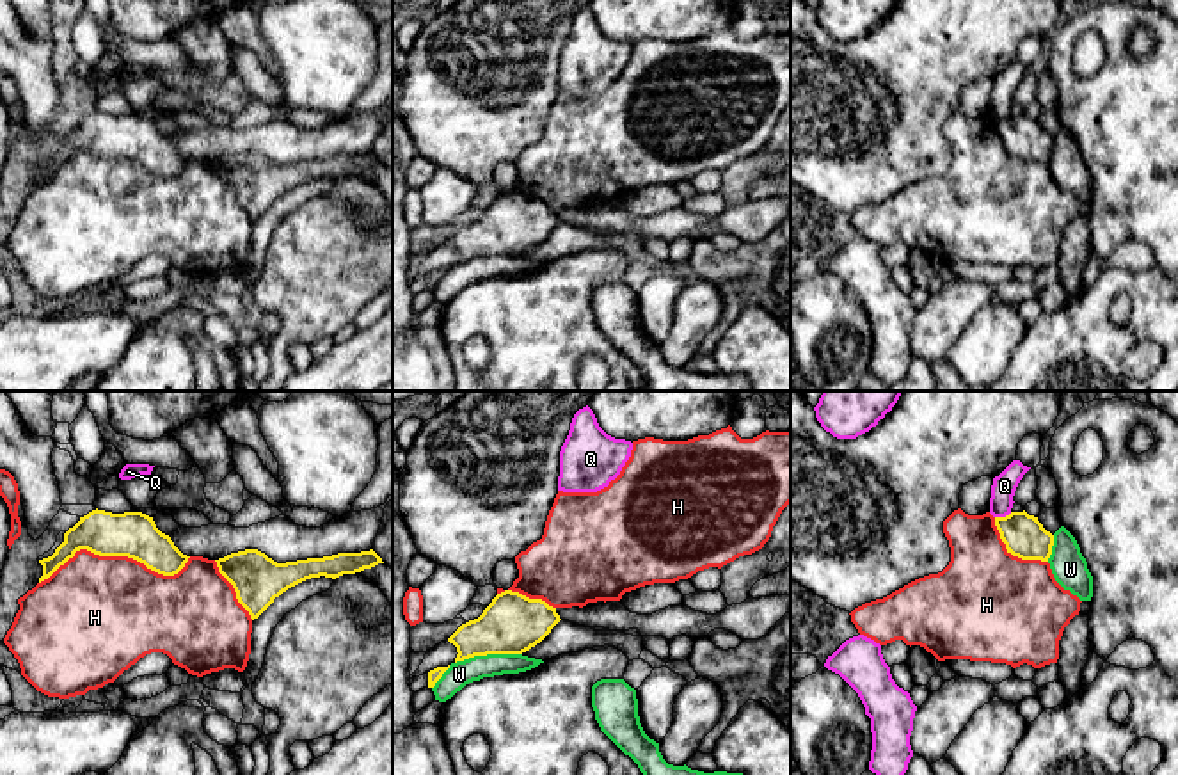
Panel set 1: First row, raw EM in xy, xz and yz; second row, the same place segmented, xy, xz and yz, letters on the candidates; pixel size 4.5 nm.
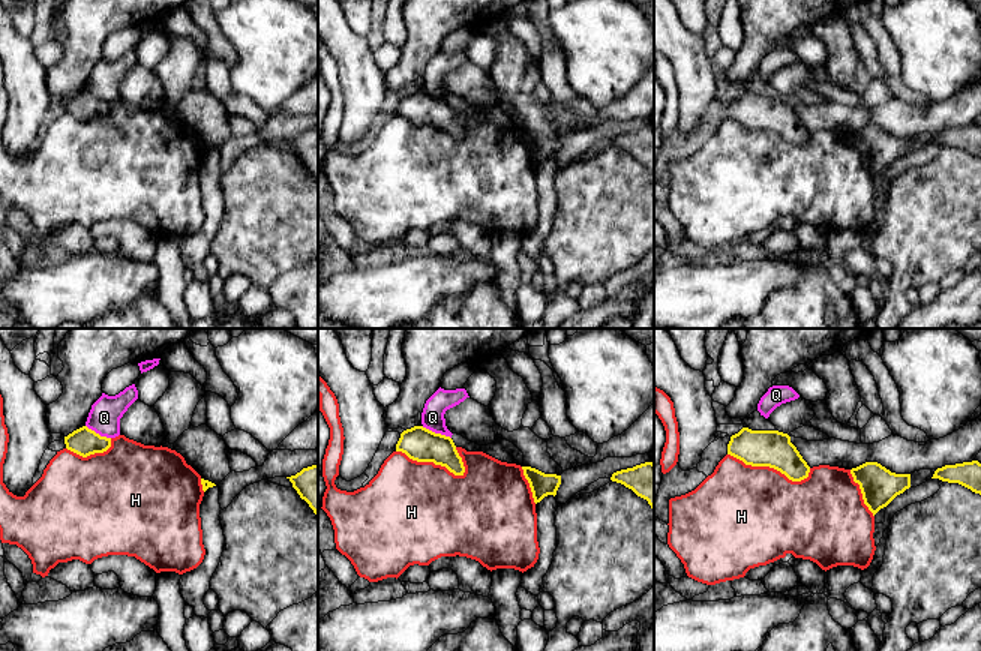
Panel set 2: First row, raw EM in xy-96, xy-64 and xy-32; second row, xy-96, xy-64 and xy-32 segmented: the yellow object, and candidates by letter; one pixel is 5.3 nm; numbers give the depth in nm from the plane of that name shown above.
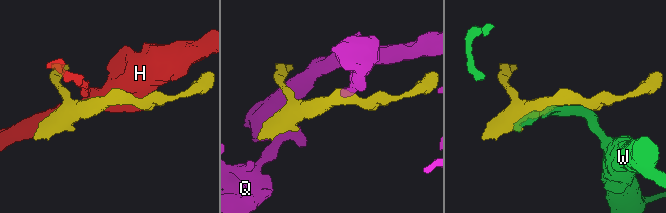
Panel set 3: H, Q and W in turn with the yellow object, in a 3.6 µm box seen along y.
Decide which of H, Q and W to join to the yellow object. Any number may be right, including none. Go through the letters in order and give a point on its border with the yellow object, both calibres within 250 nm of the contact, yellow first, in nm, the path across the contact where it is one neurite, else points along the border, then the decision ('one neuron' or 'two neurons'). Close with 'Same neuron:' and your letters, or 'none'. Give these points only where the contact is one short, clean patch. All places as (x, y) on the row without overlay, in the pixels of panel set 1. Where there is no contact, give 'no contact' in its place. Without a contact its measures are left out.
H: xy (116, 157) | 200/500 nm | two neurons
Q: yz (1002, 119) | 190/110 nm | along yz (1011, 114), (995, 119) | two neurons
W: xz (487, 255) | 280/120 nm | two neurons
Same neuron: none

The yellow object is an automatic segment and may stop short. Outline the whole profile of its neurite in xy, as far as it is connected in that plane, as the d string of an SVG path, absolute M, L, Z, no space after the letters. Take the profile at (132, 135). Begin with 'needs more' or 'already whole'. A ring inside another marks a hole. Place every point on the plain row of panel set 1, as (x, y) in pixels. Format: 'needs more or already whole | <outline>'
already whole | M96 110L64 135L64 144L52 158L39 162L39 185L80 151L99 158L128 158L163 178L178 176L190 160L156 130L153 119L142 114L112 116Z

